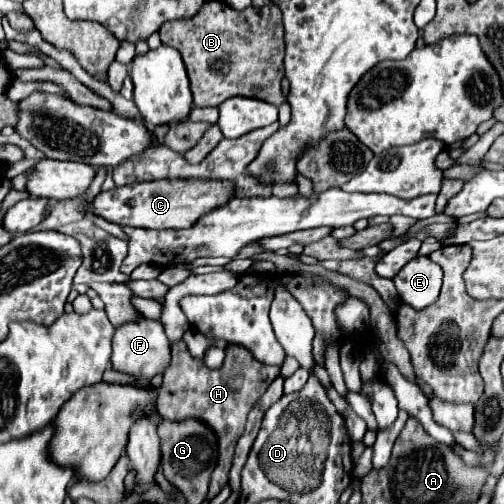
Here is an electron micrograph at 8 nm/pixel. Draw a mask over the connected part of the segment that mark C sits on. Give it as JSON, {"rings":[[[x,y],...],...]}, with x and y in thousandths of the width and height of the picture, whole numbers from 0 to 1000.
{"rings":[[[321,353],[198,381],[175,409],[175,421],[187,421],[234,448],[357,456],[385,448],[405,425],[413,425],[413,417],[429,417],[429,409],[444,409],[444,401],[456,401],[460,393],[460,361],[405,361],[397,353]]]}

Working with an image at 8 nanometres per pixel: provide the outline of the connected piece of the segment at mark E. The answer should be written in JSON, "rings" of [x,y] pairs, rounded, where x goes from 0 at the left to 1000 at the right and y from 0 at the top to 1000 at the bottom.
{"rings":[[[833,508],[810,520],[782,552],[790,587],[798,603],[817,607],[821,615],[841,615],[865,599],[877,567],[877,536],[853,512]]]}

